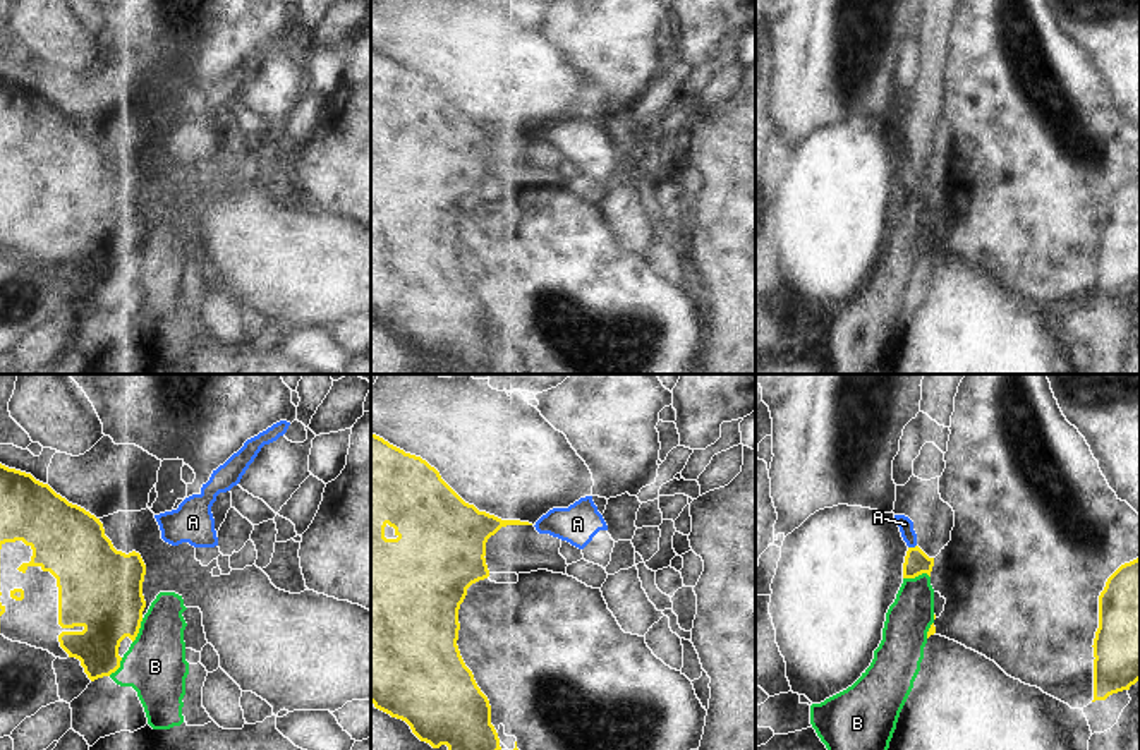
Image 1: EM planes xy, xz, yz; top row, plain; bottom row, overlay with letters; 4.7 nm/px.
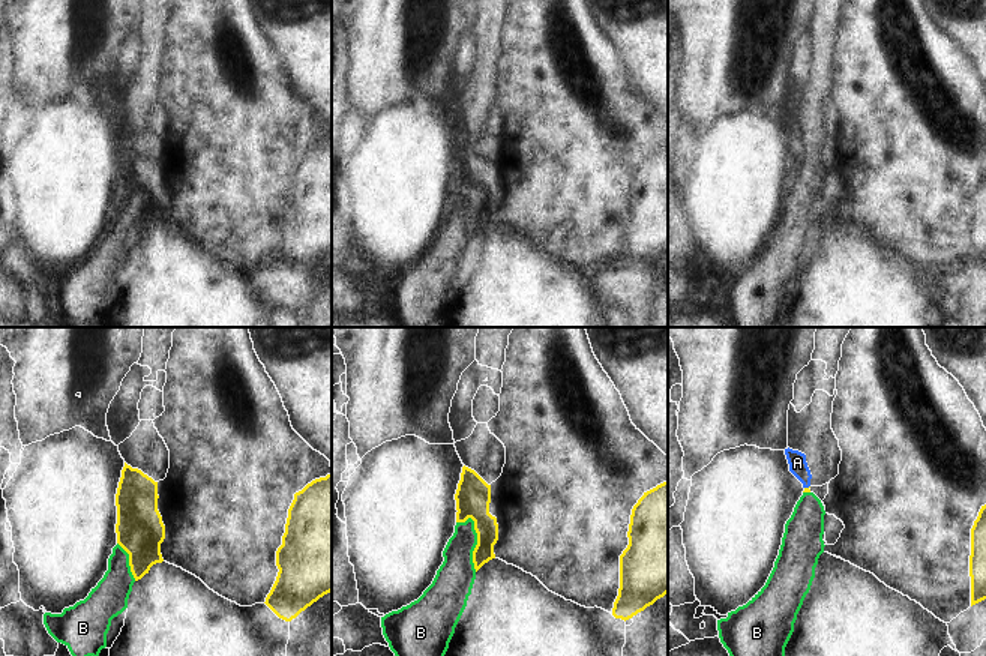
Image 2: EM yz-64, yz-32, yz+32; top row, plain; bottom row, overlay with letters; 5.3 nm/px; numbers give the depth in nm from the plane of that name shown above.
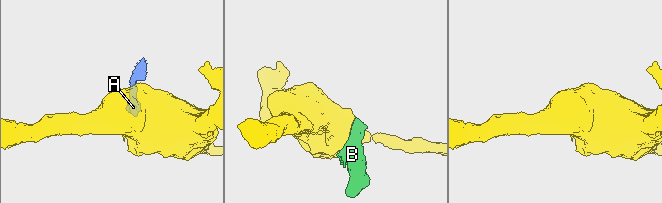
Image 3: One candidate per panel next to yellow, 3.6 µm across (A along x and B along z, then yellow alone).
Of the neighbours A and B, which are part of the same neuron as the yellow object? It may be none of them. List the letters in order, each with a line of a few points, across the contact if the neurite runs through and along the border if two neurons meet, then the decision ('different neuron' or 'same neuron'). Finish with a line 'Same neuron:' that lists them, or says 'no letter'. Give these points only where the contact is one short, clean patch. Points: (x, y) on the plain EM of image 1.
A: yz (915, 160), (909, 163) | different neuron
B: different neuron
Same neuron: no letter

